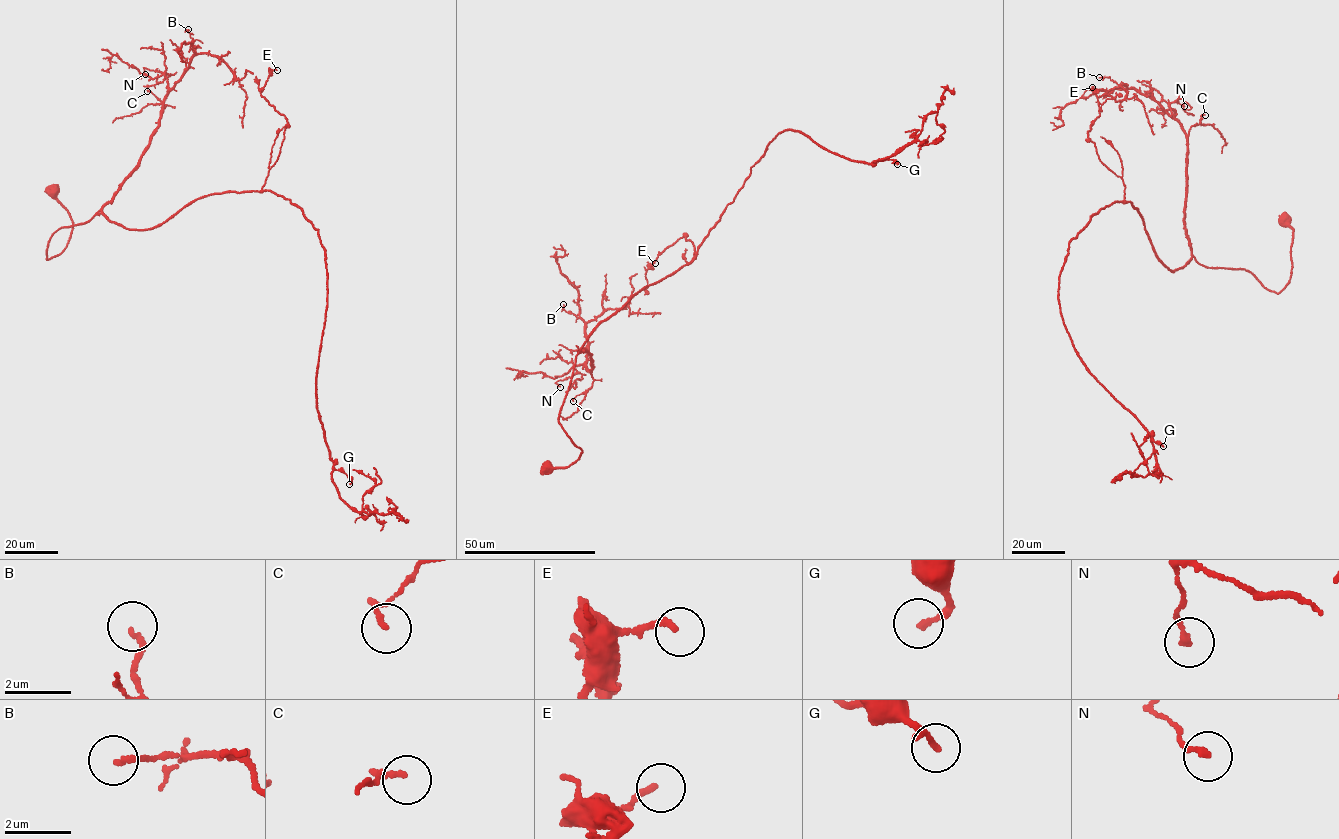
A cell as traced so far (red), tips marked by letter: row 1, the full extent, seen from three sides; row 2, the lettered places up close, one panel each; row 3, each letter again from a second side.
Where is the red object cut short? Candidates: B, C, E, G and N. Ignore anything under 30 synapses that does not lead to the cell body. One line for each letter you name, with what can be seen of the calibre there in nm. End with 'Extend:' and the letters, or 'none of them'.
Extend: none of them

